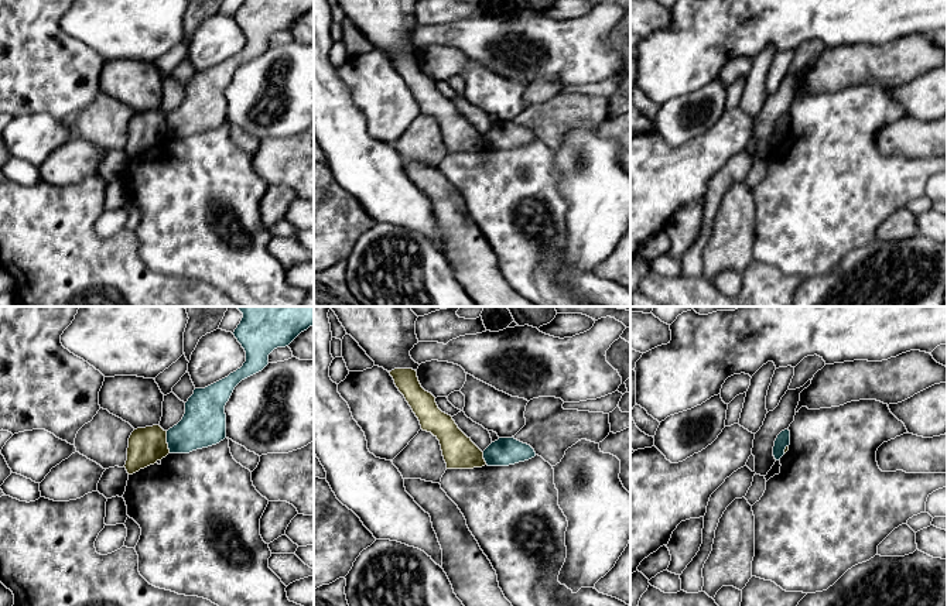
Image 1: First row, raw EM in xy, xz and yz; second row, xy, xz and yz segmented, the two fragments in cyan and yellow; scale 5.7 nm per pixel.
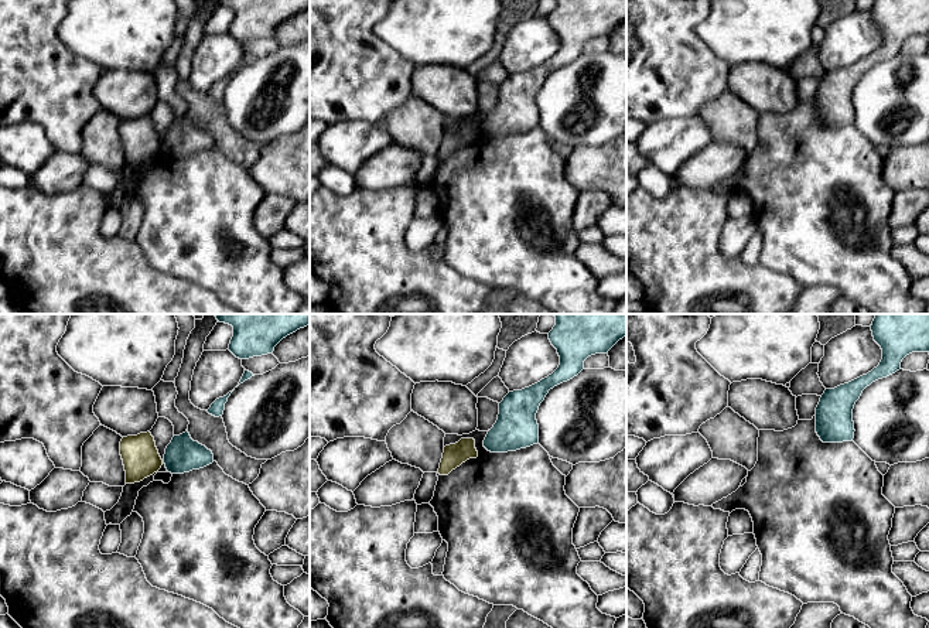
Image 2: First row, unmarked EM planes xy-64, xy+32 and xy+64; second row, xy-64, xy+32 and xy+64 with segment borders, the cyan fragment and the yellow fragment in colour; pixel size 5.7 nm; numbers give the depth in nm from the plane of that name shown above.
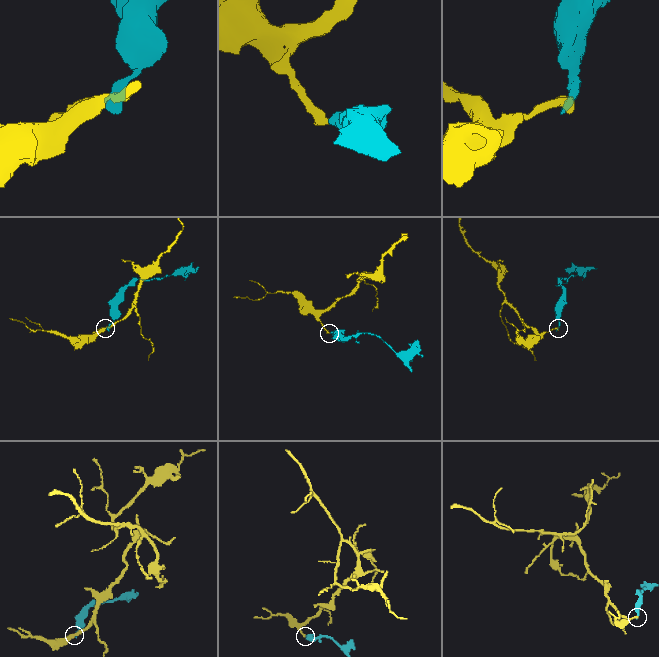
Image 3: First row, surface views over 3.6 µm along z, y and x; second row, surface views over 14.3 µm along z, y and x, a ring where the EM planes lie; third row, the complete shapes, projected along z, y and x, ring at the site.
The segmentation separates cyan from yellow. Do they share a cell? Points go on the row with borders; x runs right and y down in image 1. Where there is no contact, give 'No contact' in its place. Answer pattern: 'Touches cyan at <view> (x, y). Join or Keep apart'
Touches cyan at xy (167, 442). Keep apart

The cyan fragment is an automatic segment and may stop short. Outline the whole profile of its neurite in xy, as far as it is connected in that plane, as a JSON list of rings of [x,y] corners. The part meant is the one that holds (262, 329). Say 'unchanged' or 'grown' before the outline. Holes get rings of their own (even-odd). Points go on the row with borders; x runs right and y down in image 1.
unchanged | [[[232,307],[237,308],[243,318],[233,335],[246,352],[246,362],[240,369],[228,377],[205,387],[195,388],[194,394],[185,403],[185,414],[182,420],[167,431],[167,444],[170,453],[189,453],[196,449],[208,448],[219,444],[226,438],[226,414],[225,405],[229,401],[235,387],[245,379],[261,372],[269,364],[269,355],[277,347],[288,346],[301,332],[314,325],[314,307]]]

